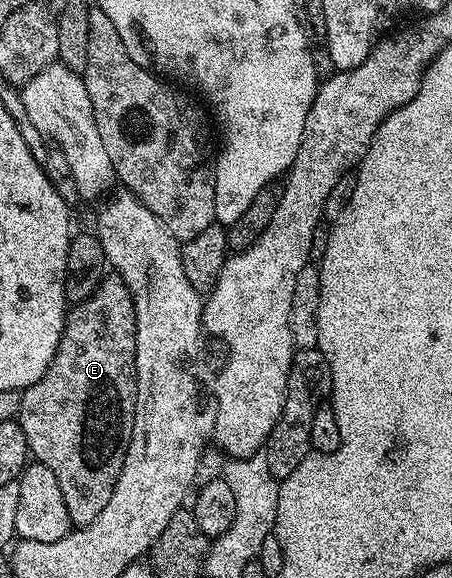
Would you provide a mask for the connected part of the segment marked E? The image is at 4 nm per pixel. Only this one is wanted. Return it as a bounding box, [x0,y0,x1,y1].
[17,276,135,528]

